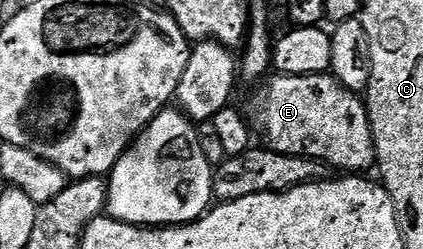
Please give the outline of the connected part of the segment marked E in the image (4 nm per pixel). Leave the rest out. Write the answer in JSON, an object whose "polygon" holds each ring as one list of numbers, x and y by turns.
{"polygon":[[274,75,262,87,254,101,252,121,262,128,269,148,284,155,322,161,334,171,366,171,362,169,375,164,374,136,366,102,344,88,333,75]]}

